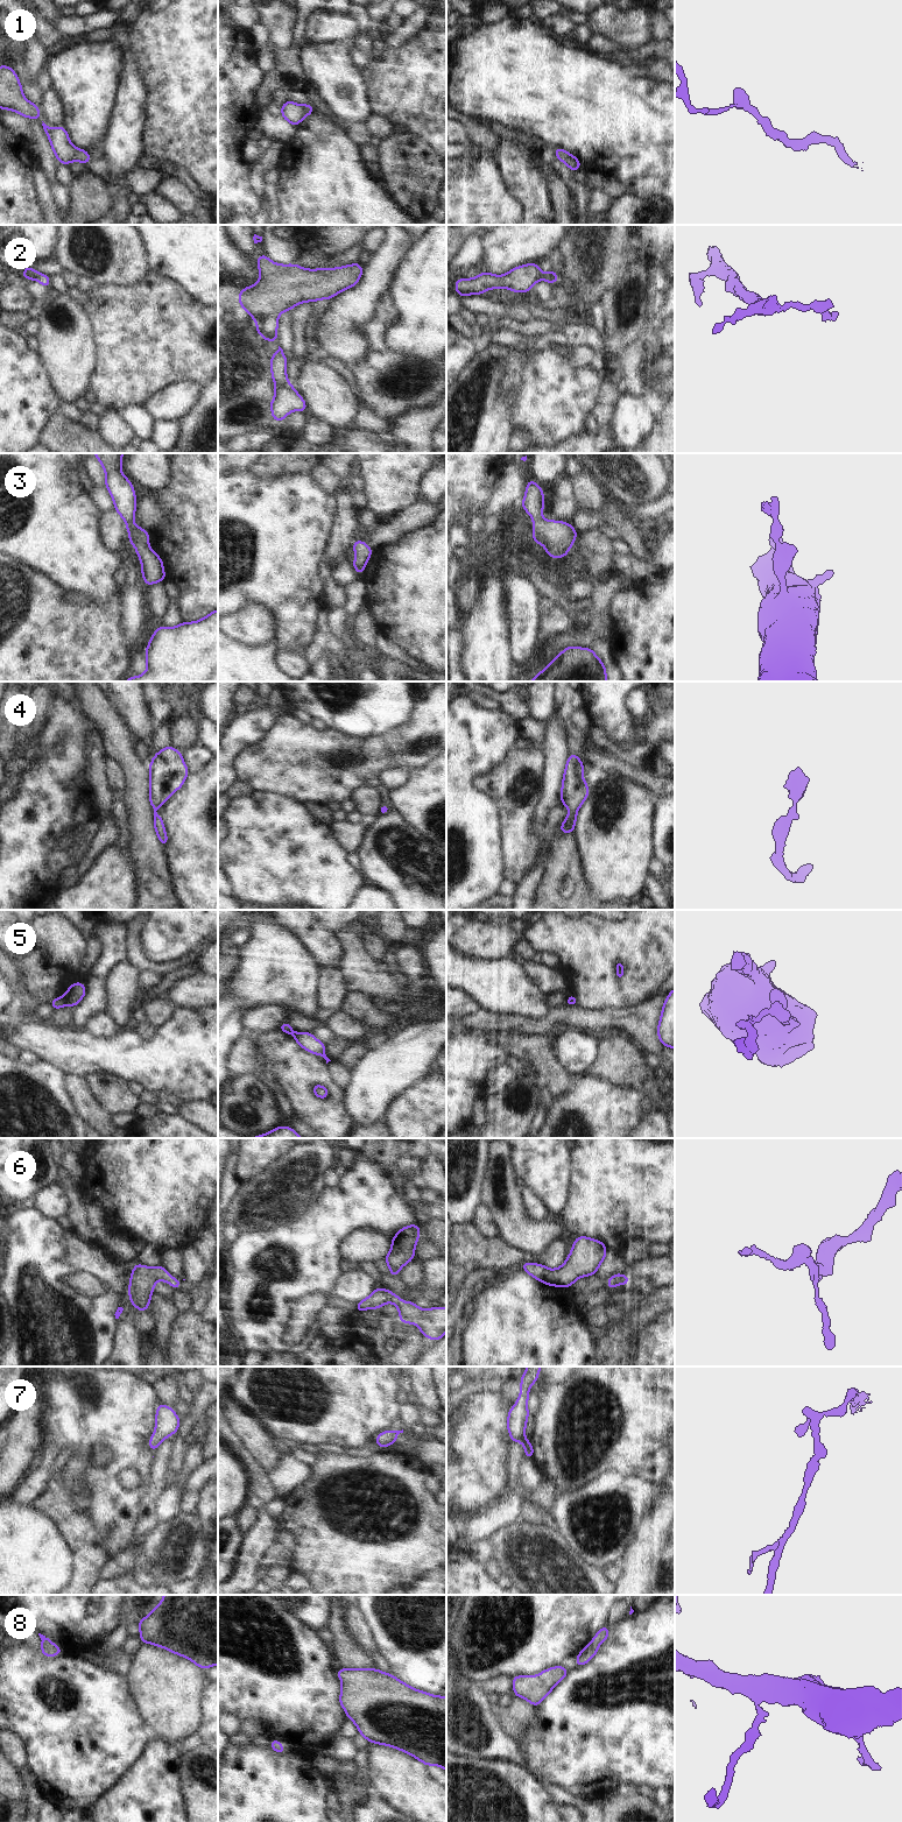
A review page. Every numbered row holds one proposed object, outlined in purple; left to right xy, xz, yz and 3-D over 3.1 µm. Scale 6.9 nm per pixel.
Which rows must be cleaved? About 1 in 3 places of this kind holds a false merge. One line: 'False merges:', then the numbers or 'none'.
False merges: 2, 5

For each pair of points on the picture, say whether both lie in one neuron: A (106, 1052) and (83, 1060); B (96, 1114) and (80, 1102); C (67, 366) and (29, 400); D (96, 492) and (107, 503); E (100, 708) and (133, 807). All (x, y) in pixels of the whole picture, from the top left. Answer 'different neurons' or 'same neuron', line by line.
A: same neuron
B: same neuron
C: different neurons
D: same neuron
E: same neuron

